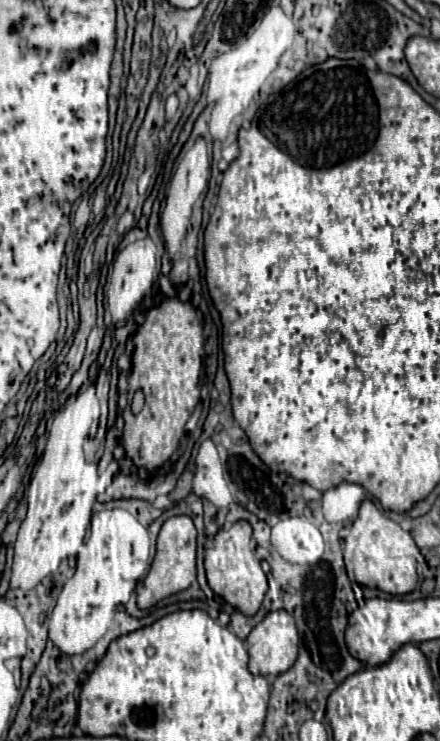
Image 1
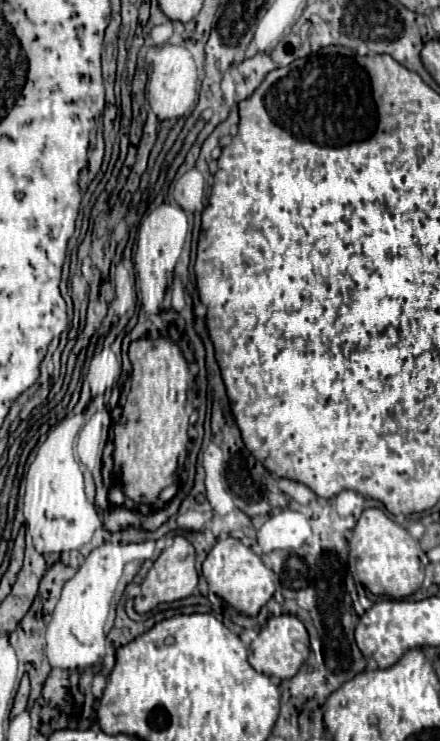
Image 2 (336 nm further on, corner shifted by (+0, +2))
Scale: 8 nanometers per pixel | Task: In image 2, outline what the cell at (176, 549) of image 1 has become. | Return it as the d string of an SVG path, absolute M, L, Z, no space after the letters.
M176 536L174 544L168 546L158 560L154 562L154 566L150 568L148 576L142 582L142 596L134 598L134 610L144 614L148 610L152 610L154 606L162 604L162 602L174 602L174 600L182 600L186 596L190 596L194 592L194 588L198 586L198 572L194 568L194 546L184 538L184 536Z

